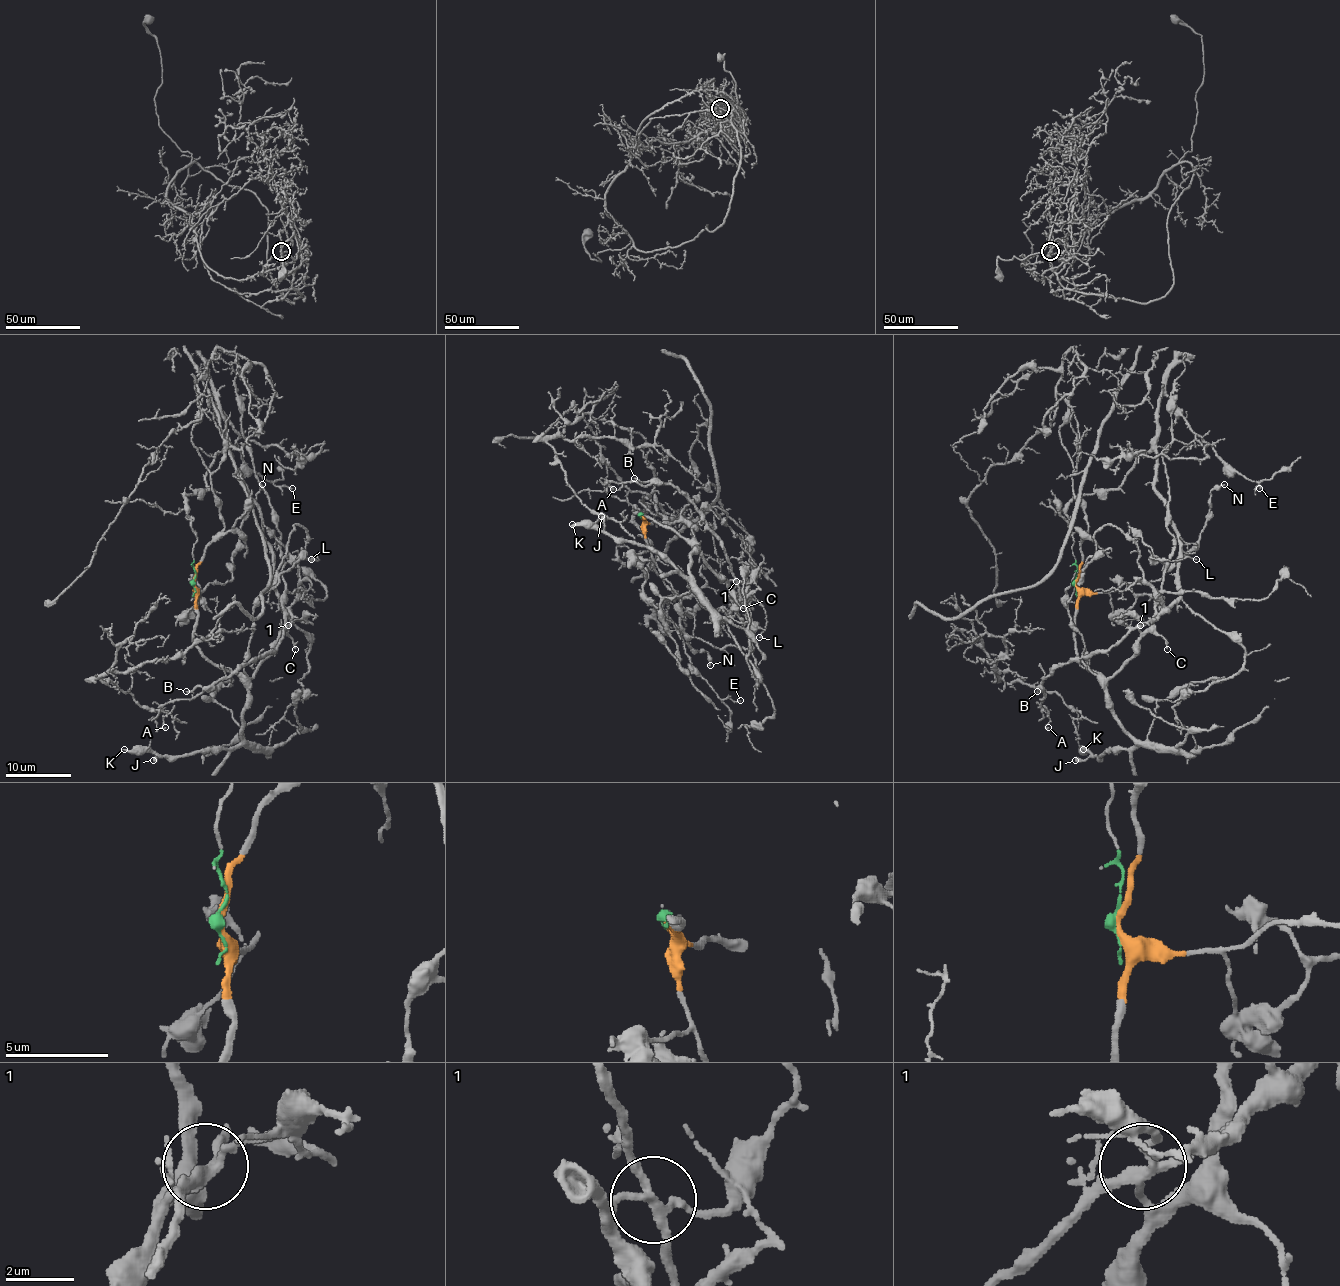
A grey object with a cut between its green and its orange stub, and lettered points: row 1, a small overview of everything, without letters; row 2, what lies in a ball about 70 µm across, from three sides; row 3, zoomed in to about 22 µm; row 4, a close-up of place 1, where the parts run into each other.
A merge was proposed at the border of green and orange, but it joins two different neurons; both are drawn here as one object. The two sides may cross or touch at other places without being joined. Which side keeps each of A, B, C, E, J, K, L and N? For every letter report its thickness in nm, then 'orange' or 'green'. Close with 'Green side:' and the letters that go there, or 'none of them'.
A: calibre 140 nm; green
B: calibre 200 nm; green
C: calibre 100 nm; orange
E: calibre 130 nm; green
J: calibre 480 nm; orange
K: calibre 300 nm; orange
L: calibre 110 nm; orange
N: calibre 240 nm; orange
Green side: A, B, E

